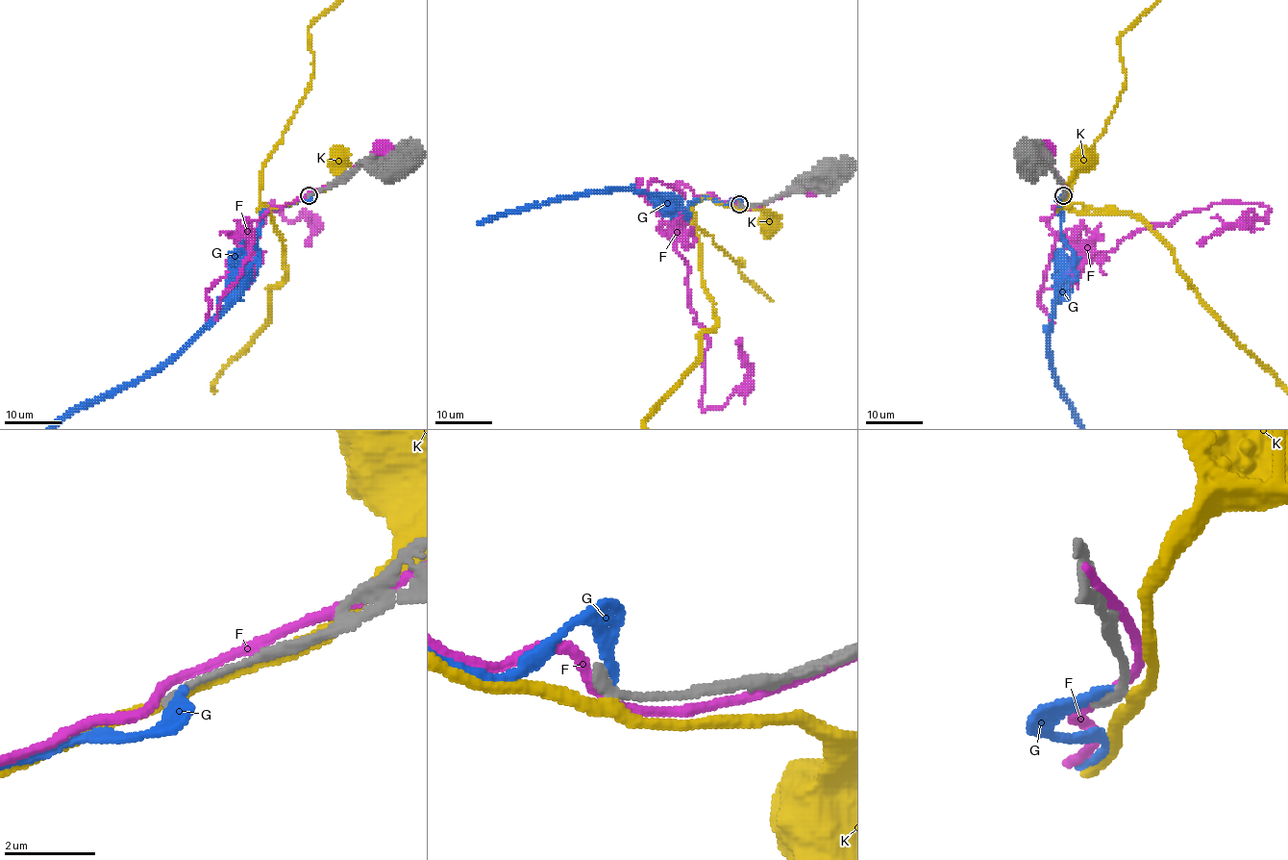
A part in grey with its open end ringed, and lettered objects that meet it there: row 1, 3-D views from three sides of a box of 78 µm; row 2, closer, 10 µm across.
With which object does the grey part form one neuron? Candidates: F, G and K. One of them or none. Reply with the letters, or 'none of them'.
G

